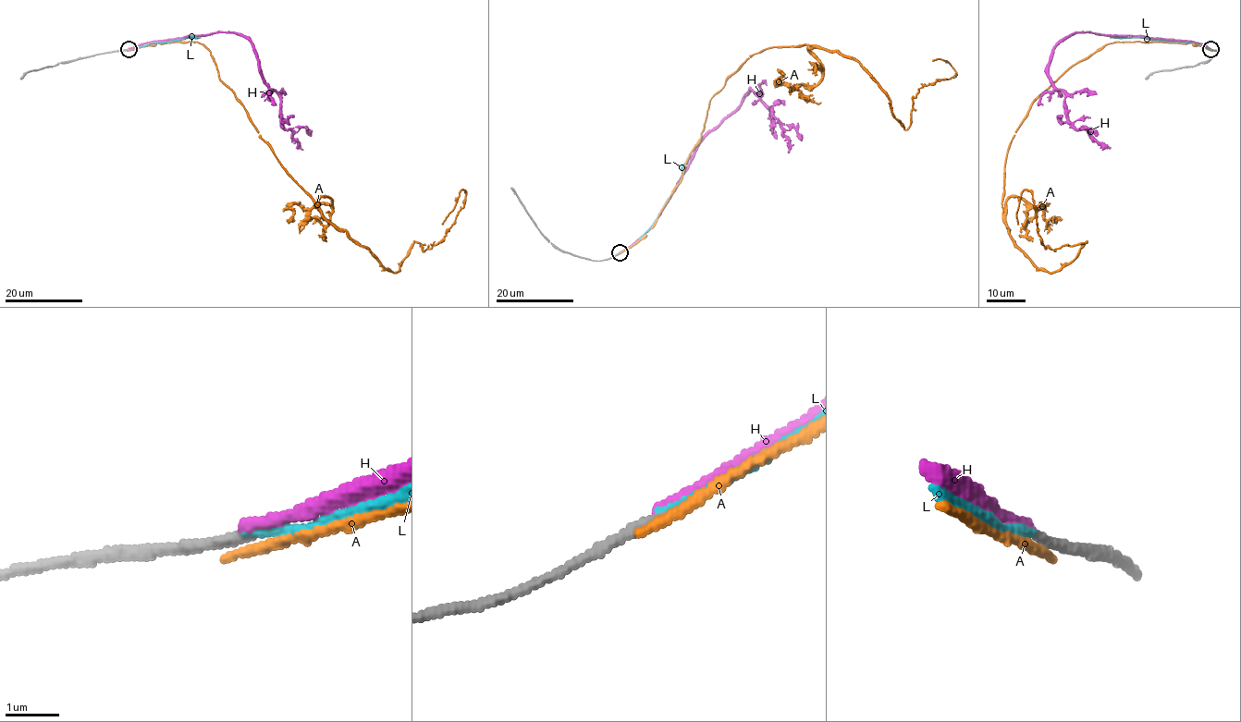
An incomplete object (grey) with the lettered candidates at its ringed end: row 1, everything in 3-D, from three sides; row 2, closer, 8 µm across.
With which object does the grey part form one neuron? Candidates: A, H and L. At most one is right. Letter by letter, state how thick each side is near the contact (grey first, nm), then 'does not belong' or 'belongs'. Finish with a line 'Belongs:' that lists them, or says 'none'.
A: 200 nm thick on the grey side, 200 nm on the other; does not belong
H: 200 nm thick on the grey side, 200 nm on the other; does not belong
L: 190 nm thick on the grey side, 180 nm on the other; belongs
Belongs: L

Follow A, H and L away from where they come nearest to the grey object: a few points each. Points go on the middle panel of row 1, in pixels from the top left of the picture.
A: (619, 253), (754, 54), (855, 58), (905, 129), (917, 91), (956, 73), (933, 61)
H: (619, 252), (633, 244), (654, 223), (688, 165), (695, 146), (751, 91), (770, 108), (788, 140), (789, 152)
L: (619, 252), (631, 247), (652, 226), (678, 183), (681, 166), (691, 152)

